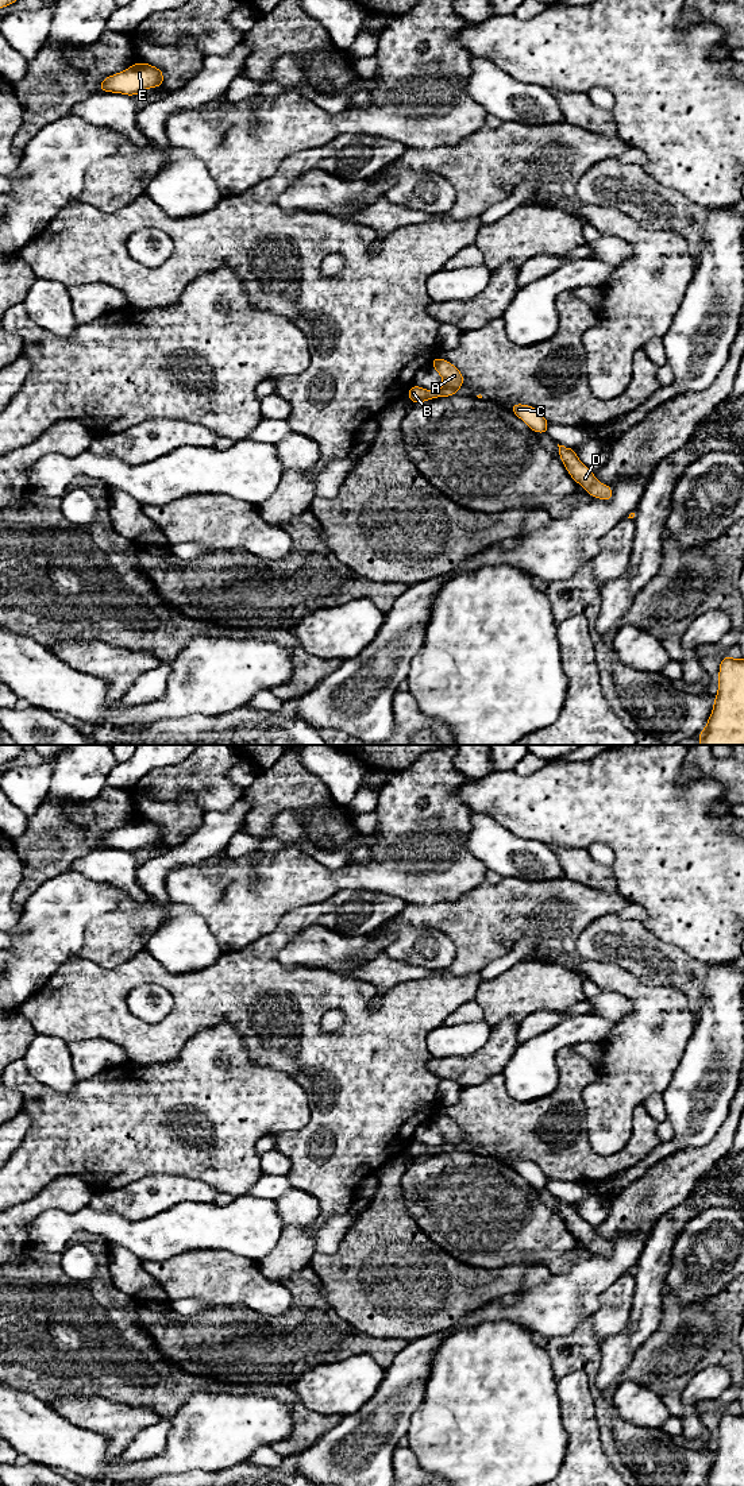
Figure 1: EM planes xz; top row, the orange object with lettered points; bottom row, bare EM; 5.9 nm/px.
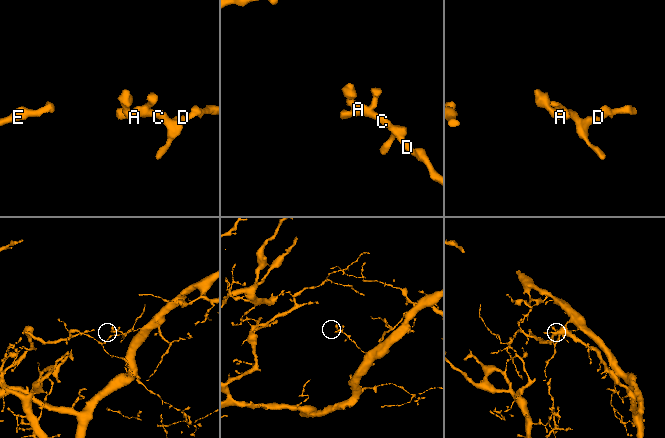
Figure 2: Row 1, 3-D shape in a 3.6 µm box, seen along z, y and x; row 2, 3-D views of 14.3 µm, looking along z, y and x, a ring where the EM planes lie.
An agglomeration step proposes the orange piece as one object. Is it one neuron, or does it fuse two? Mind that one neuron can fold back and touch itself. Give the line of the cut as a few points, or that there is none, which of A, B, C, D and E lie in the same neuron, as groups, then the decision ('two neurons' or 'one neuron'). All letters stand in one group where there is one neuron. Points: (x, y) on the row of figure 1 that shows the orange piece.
no cut; A B C D E; one neuron

